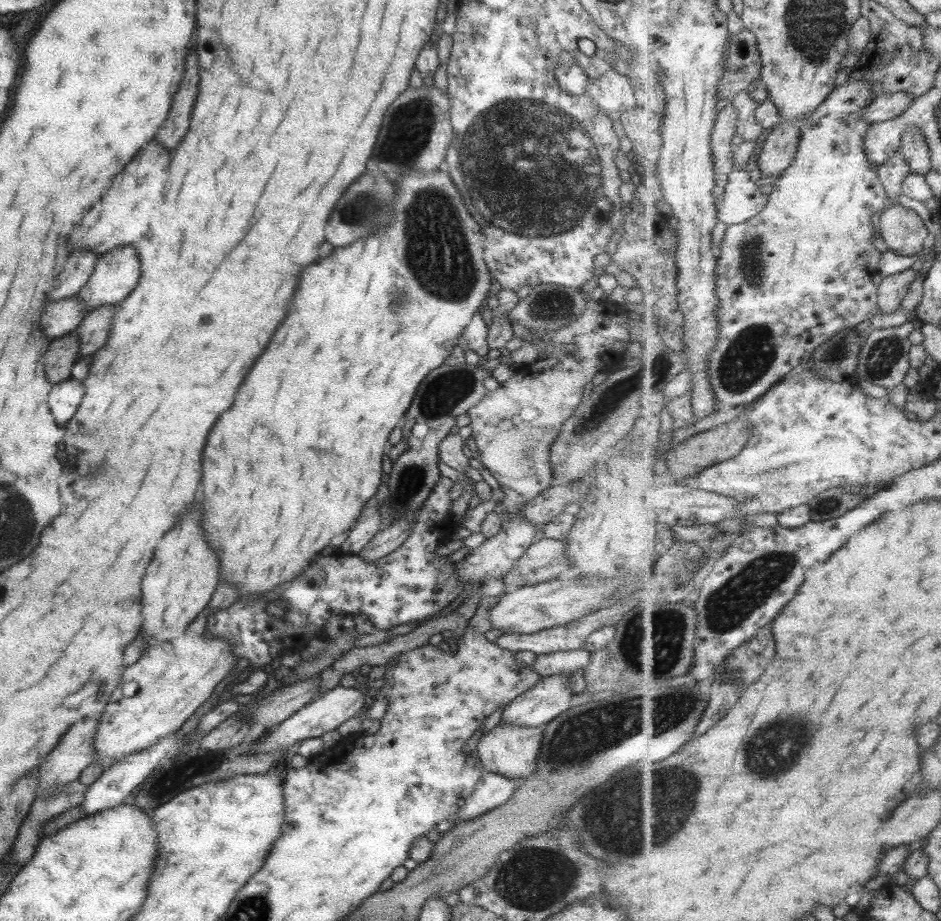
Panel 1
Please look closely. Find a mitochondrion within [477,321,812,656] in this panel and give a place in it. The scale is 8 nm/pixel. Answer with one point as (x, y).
(731, 603)

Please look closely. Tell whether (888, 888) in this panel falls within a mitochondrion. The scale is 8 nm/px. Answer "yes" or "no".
no

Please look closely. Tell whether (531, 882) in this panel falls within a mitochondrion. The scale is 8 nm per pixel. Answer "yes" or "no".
yes

